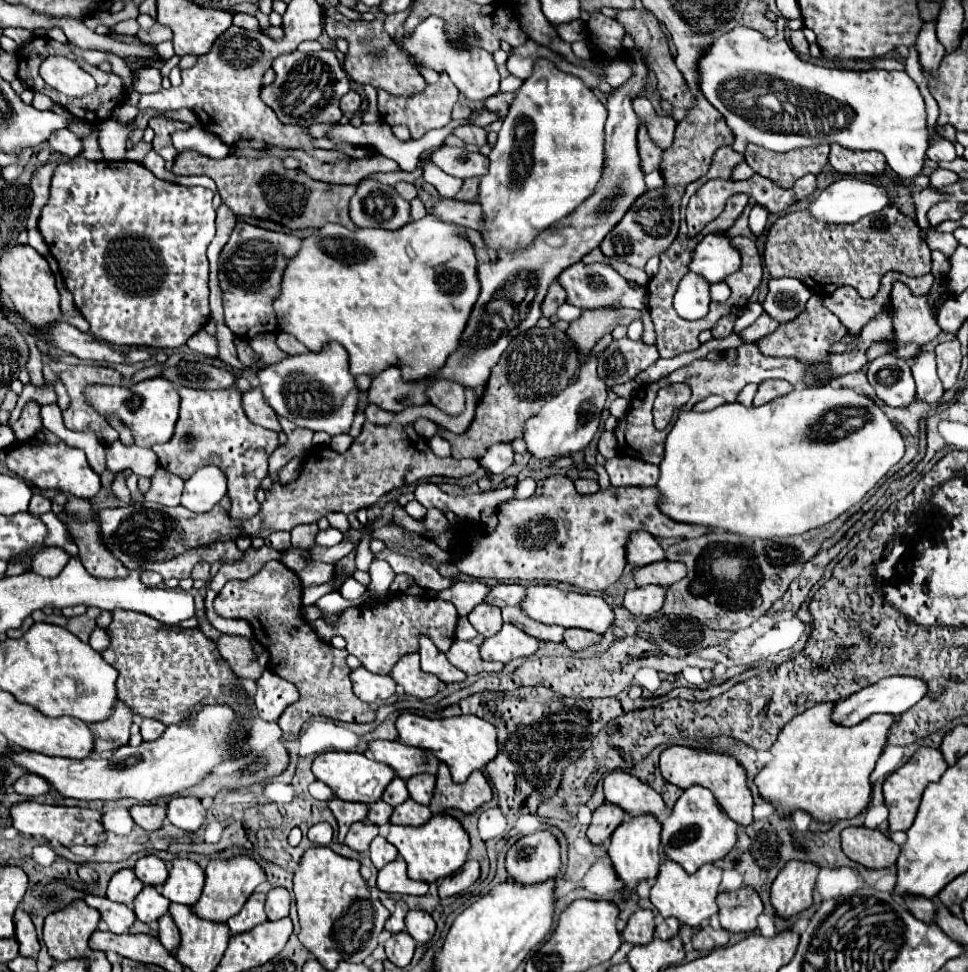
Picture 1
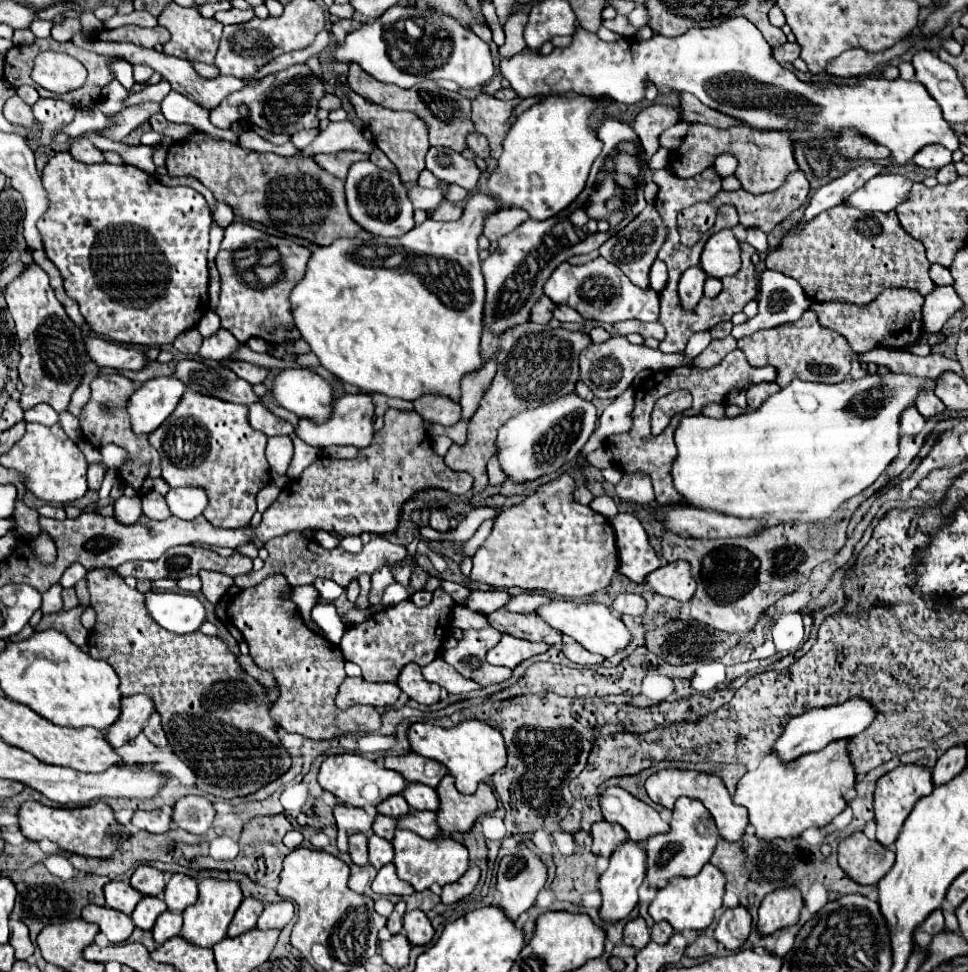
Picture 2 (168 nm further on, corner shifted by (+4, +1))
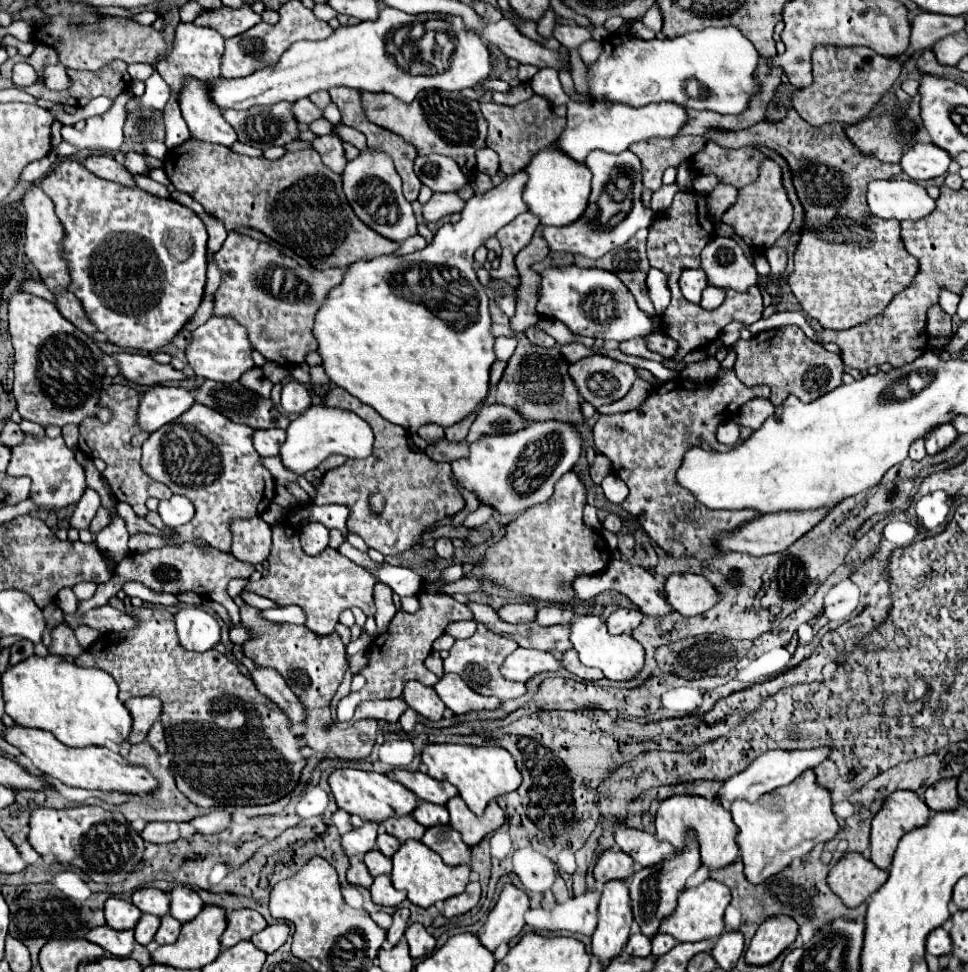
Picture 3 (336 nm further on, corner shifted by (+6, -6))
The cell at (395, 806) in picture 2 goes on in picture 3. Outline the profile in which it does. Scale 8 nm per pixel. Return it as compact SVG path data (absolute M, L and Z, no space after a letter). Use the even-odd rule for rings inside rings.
M395 816L391 820L383 820L381 822L381 828L387 832L387 834L393 834L395 838L399 838L401 842L403 840L421 840L425 828L415 822L413 816Z

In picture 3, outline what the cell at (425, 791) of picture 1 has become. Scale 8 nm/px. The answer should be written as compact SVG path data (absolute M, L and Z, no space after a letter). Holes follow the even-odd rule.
M419 802L413 818L423 824L425 828L435 826L435 824L447 824L449 822L449 812L445 806L435 806L435 804L427 804L427 802Z

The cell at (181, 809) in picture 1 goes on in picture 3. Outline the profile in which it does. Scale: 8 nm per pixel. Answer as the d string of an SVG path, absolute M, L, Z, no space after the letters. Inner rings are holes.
M213 810L205 816L197 816L189 820L189 824L199 832L199 834L215 834L223 832L229 826L229 812L227 810Z

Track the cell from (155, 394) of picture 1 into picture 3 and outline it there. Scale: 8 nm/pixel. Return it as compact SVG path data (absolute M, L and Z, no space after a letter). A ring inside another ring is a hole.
M151 386L143 396L141 404L137 408L137 424L145 432L155 432L161 426L169 424L177 416L181 416L185 410L191 408L193 396L185 388L177 386Z

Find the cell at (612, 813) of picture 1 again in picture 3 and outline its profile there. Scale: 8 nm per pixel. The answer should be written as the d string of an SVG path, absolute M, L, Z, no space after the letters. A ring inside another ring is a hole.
M607 848L599 854L593 874L599 882L609 882L617 878L625 880L631 876L631 866L633 866L633 860L631 856L627 856L627 852Z

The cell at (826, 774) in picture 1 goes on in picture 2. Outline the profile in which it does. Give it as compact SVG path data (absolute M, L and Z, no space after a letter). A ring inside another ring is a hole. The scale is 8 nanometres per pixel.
M835 741L817 753L809 753L801 757L801 761L793 761L793 765L777 765L777 757L765 755L761 765L741 777L737 783L737 791L733 795L733 803L741 805L749 813L749 823L755 827L755 835L759 839L791 839L801 837L801 833L809 827L825 827L845 809L845 801L841 797L841 789L855 785L855 773L849 765L849 757L845 757L847 741Z

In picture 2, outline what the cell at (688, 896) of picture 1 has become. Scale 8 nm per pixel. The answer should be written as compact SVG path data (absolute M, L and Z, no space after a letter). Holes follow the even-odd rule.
M707 863L697 877L679 877L657 891L657 897L649 905L649 915L659 923L667 921L675 931L703 931L715 919L715 911L723 905L725 875L711 863Z

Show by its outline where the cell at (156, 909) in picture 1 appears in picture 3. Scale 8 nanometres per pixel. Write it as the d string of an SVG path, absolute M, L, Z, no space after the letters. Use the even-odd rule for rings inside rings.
M143 914L135 926L135 940L143 946L151 946L151 940L159 928L159 916L147 916Z

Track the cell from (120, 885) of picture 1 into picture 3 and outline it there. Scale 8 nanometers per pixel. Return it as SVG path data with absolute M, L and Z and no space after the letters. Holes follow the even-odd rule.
M109 896L105 902L105 920L111 928L119 928L119 930L127 930L127 928L135 928L137 920L141 918L139 908L135 908L135 904L131 904L129 900L117 898L117 896Z

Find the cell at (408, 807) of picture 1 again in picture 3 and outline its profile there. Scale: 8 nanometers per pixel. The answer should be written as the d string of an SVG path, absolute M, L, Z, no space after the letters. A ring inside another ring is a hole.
M449 824L427 828L421 842L429 846L431 850L435 850L443 858L443 862L449 866L471 864L469 846L461 840L461 834L455 832Z

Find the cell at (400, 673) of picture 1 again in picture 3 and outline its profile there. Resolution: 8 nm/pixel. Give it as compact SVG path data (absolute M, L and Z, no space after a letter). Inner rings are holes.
M409 680L403 690L403 700L409 708L413 708L417 714L425 716L427 720L439 720L443 716L445 704L437 696L437 692L429 686L423 686L415 680Z

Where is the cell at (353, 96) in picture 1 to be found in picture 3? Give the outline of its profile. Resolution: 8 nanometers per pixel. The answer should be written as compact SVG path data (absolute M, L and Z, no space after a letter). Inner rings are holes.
M303 98L303 100L297 100L295 106L293 106L293 114L299 122L315 122L317 118L321 118L321 110L309 100L309 98Z

